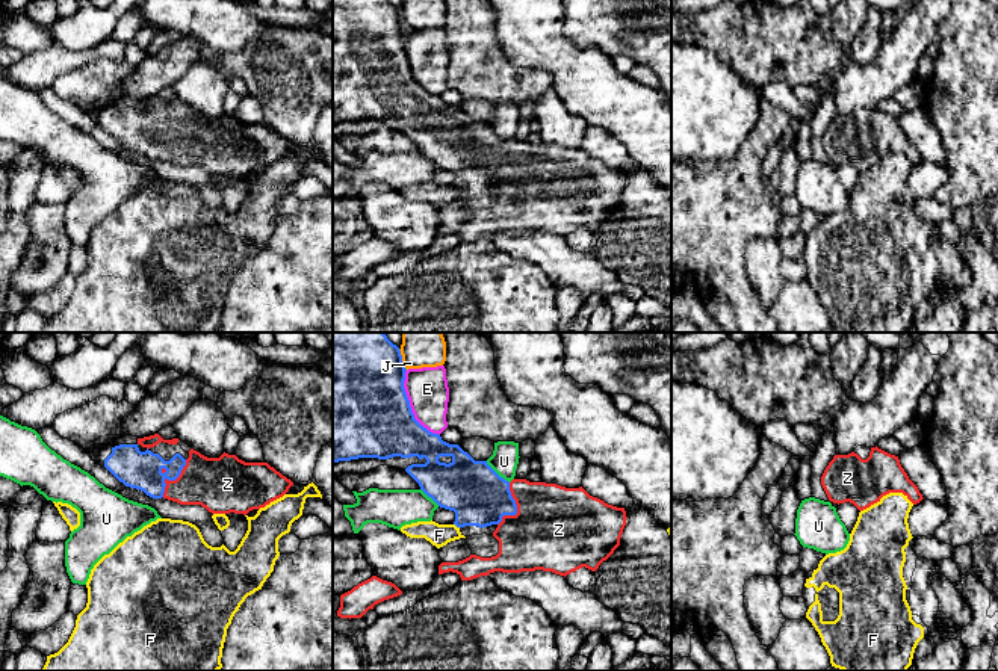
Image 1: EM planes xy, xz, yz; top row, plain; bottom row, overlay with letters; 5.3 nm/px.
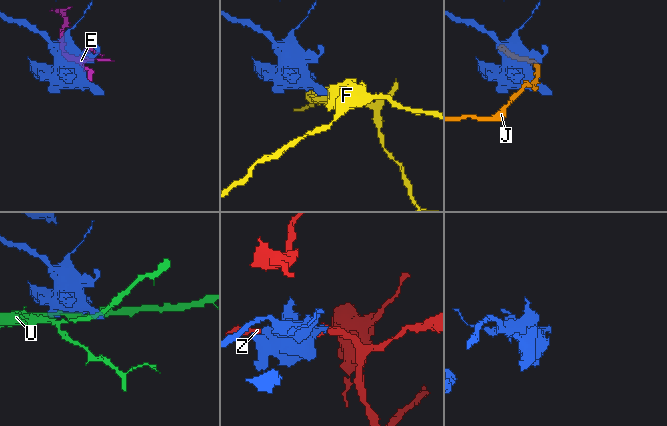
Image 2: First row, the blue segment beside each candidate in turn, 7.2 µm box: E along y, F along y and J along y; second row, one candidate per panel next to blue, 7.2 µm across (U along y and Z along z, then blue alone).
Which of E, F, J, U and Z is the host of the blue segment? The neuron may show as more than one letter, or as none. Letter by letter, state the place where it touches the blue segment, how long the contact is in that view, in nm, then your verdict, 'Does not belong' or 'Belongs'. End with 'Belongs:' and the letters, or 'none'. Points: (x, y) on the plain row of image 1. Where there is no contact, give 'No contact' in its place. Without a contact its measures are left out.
E: Touches blue at xz (410, 68). Shared border 400 nm. Does not belong
F: Touches blue at xz (457, 188). Shared border 40 nm. Does not belong
J: Touches blue at xz (401, 21). Shared border 120 nm. Does not belong
U: Touches blue at xz (496, 135). Shared border 170 nm. Does not belong
Z: Touches blue at xz (516, 170). Shared border 240 nm. Belongs
Belongs: Z

